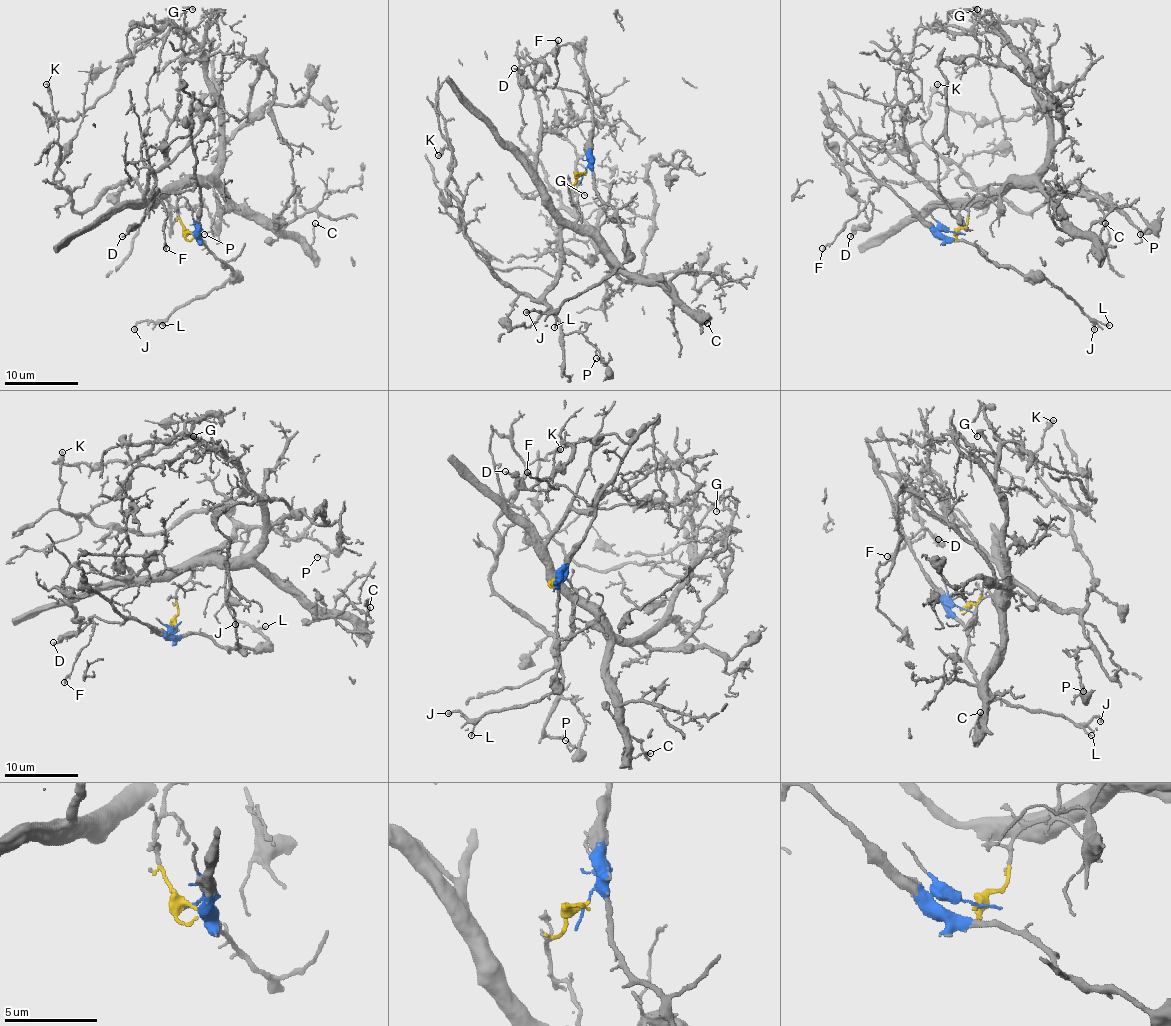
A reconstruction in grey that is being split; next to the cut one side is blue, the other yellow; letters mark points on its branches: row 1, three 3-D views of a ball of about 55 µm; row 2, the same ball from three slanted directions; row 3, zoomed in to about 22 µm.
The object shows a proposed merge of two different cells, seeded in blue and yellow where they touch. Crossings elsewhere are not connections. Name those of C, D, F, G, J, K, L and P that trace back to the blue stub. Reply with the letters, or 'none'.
D, F, J, L

